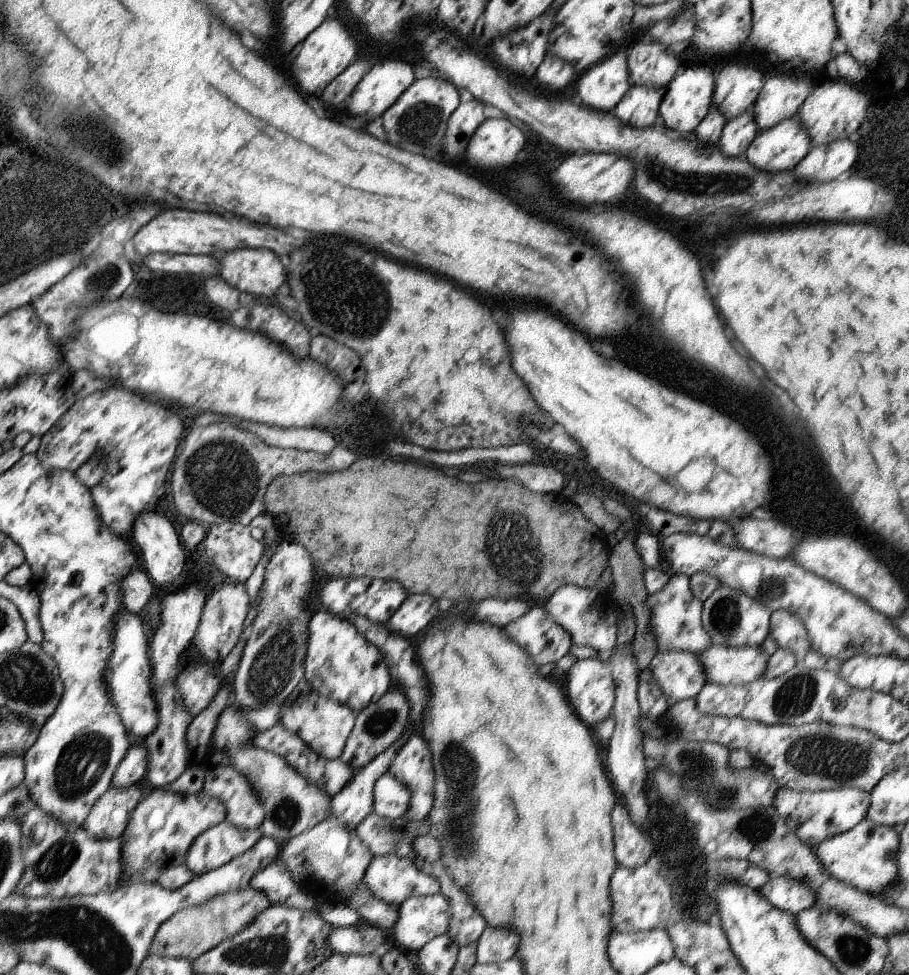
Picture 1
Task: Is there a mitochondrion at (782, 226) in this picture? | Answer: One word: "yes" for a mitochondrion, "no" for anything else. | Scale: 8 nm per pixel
no

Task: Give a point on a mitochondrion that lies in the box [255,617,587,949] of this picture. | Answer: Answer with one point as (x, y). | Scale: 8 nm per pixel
(459, 766)

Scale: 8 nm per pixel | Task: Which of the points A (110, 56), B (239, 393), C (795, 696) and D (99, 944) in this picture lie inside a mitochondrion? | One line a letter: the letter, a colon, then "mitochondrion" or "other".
A: other
B: other
C: mitochondrion
D: mitochondrion

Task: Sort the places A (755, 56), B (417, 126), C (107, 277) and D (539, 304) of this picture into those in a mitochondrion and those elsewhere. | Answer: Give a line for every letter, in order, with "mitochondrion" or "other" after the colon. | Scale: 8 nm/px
A: other
B: mitochondrion
C: mitochondrion
D: other

